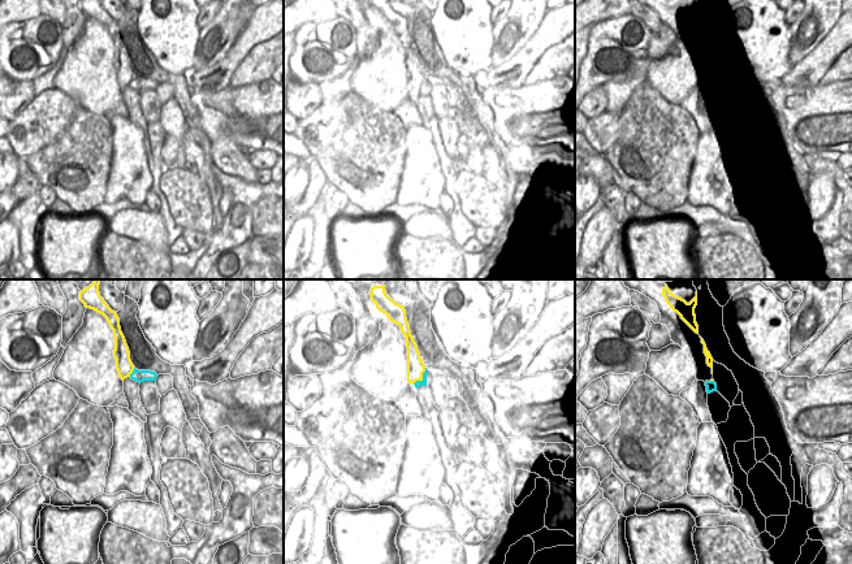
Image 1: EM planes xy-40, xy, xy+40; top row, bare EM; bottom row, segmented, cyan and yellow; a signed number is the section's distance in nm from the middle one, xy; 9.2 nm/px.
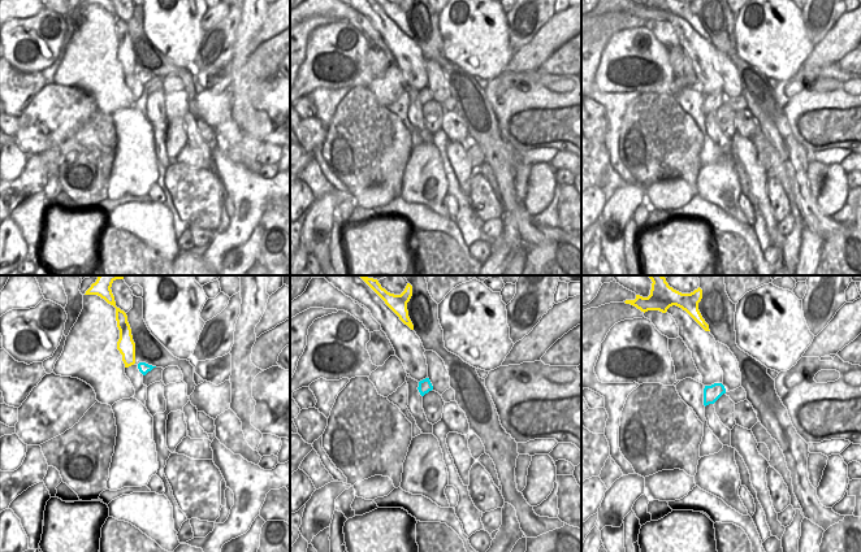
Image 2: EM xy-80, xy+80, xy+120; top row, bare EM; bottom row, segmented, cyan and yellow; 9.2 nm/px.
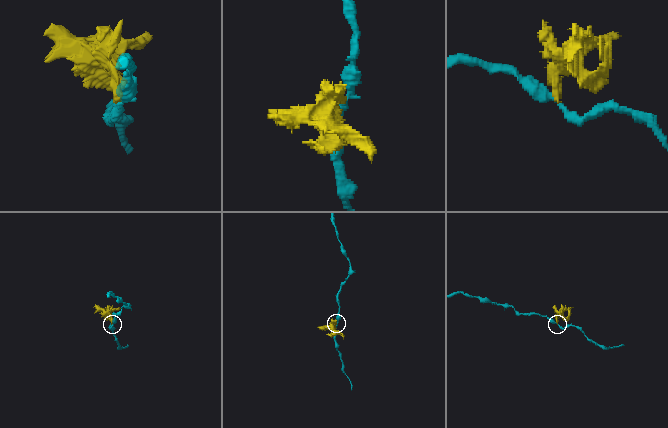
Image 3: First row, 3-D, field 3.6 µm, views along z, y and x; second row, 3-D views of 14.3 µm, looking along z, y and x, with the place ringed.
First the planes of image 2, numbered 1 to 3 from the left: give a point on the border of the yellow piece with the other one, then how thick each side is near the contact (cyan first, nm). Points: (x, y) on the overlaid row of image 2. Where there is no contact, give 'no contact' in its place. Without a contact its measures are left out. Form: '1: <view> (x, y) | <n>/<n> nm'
1: no contact
2: no contact
3: no contact

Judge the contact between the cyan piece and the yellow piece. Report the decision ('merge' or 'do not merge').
do not merge

